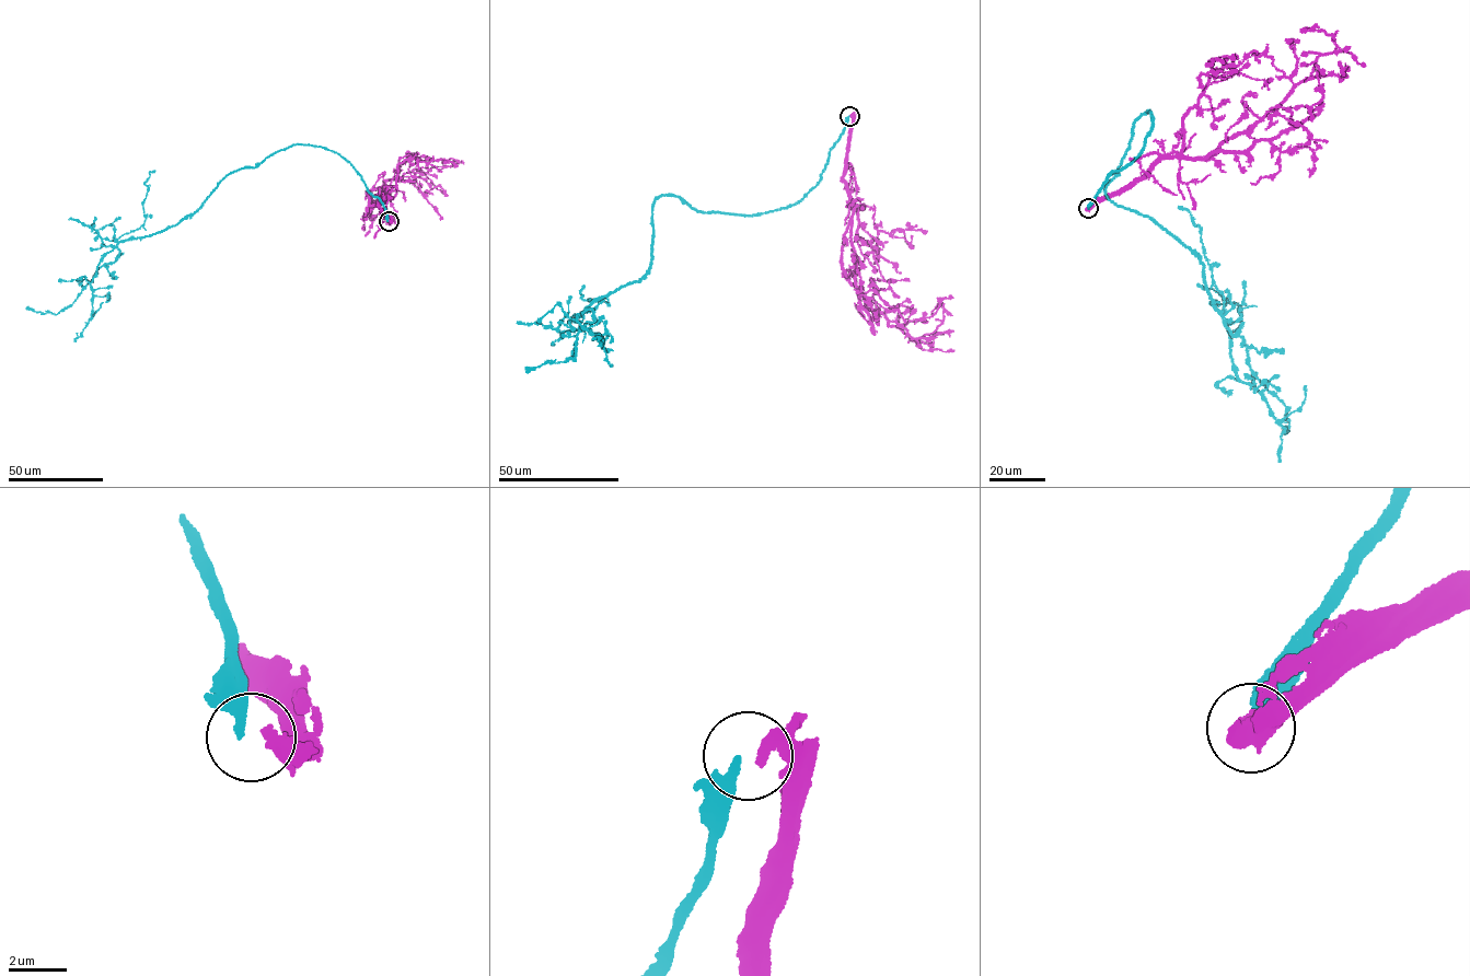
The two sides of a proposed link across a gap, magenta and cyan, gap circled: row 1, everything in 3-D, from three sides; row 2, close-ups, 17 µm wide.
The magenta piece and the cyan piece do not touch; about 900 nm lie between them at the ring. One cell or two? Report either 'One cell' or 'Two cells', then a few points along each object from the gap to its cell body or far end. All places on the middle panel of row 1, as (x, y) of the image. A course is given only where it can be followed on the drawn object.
Two cells. Course of magenta: (851, 116), (842, 177), (854, 215), (843, 267), (865, 308), (912, 339), (935, 330), (944, 308), (933, 314). Course of cyan: (848, 116), (794, 204), (750, 216), (659, 196), (648, 271), (587, 308), (594, 321), (575, 357), (525, 371)

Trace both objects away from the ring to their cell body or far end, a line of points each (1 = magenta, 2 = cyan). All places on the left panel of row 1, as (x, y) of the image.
1: (389, 221), (379, 204), (383, 200), (372, 206), (366, 194), (414, 170), (426, 172), (459, 162), (449, 159)
2: (388, 221), (350, 164), (294, 143), (229, 174), (177, 223), (119, 242), (71, 304), (56, 314), (26, 309)

